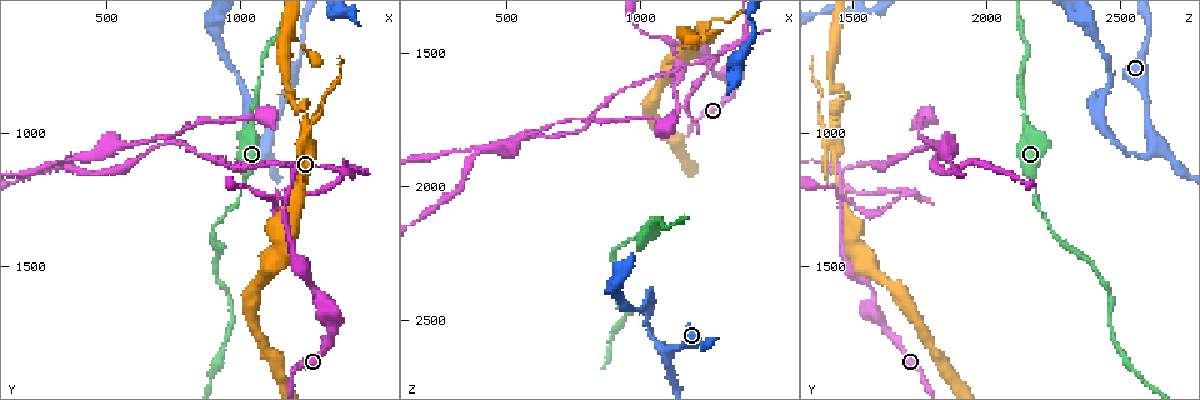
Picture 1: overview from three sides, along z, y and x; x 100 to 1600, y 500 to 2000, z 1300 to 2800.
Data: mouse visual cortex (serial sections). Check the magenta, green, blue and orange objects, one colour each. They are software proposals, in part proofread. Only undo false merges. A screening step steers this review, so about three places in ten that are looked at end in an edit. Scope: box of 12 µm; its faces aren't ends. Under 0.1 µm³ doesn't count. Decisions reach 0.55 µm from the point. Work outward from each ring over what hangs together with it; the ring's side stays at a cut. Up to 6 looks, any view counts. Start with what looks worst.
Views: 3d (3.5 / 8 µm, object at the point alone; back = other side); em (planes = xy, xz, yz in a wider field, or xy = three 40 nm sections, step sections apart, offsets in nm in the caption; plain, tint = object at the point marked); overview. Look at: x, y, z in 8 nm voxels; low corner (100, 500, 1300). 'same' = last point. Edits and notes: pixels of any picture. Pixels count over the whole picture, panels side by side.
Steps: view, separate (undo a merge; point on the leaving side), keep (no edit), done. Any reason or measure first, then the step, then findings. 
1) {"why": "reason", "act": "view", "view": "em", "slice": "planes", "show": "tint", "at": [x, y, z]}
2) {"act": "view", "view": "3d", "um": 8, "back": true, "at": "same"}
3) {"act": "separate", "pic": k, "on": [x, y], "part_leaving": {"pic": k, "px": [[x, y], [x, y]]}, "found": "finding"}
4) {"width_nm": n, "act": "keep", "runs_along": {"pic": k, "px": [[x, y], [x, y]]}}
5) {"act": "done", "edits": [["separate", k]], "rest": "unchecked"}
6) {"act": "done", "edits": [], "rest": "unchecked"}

{"why": "narrows sharply", "act": "view", "view": "3d", "um": 3.5, "at": [1150, 1240, 1460]}

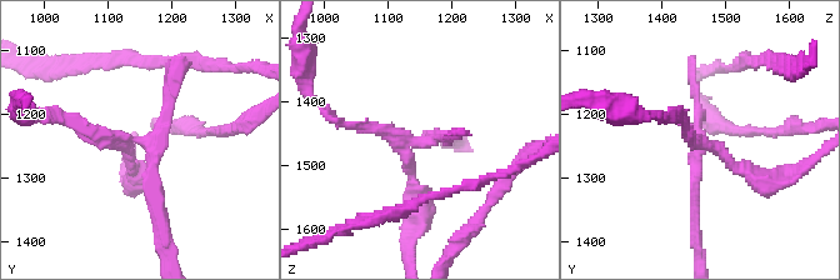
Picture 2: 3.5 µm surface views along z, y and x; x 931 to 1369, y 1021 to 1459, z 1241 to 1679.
{"why": "shape alone is not enough", "act": "view", "view": "em", "slice": "xy", "step": 5, "show": "tint", "at": [1155, 1235, 1465]}

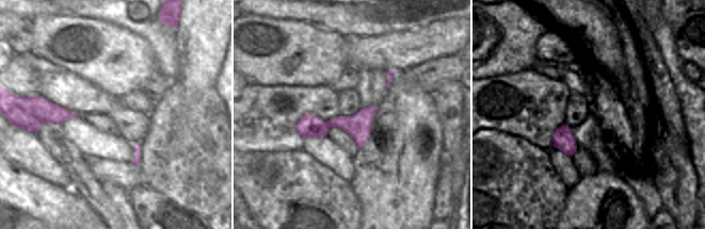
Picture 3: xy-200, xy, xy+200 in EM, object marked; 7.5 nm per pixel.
{"why": "another direction", "act": "view", "view": "em", "slice": "planes", "show": "tint", "at": "same"}

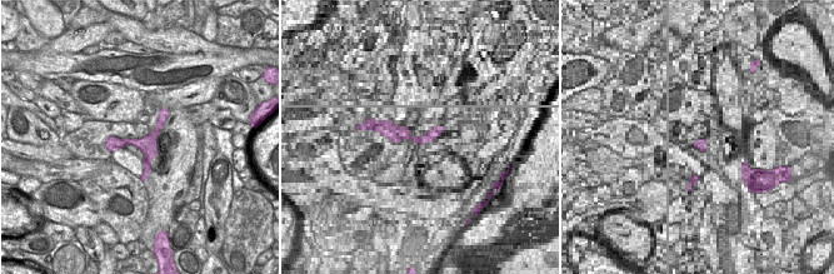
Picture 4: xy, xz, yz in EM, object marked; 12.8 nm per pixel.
{"act": "separate", "pic": 2, "on": [735, 165], "part_leaving": {"pic": 2, "px": [[701, 144], [755, 179], [788, 175]]}, "found": "a second cell is stuck on"}

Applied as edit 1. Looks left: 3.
{"why": "three arms meet", "act": "view", "view": "3d", "um": 8, "back": true, "at": [1100, 1050, 2640]}

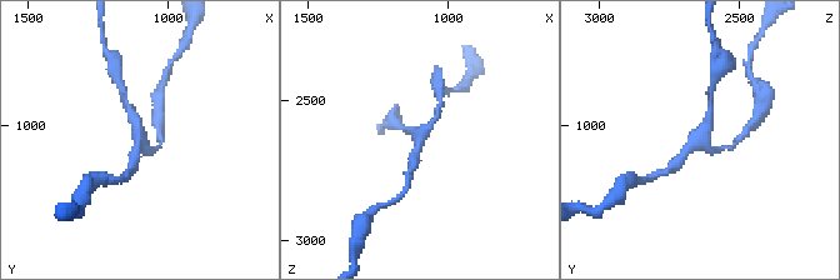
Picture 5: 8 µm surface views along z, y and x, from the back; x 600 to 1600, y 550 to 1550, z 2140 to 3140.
{"act": "view", "view": "3d", "um": 3.5, "at": [1110, 1040, 2630]}

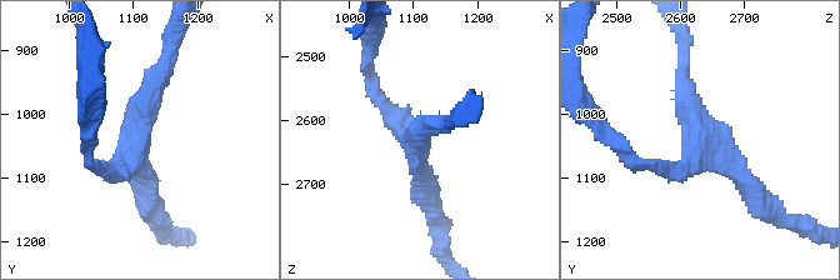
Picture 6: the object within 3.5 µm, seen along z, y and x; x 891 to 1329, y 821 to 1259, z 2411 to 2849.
{"act": "view", "view": "em", "slice": "xy", "step": 3, "show": "tint", "at": [1105, 1045, 2630]}

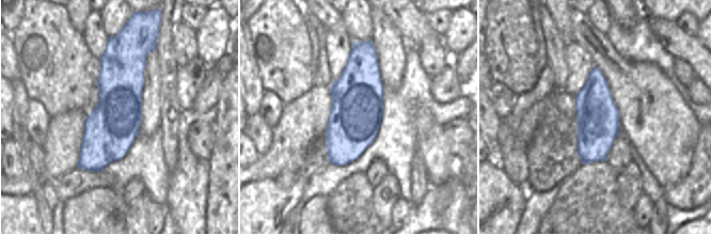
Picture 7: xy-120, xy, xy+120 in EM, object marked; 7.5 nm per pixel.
{"arm_widths_nm": [200, 250, 300], "act": "keep", "found": "all the same cell"}

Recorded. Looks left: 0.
{"act": "done", "edits": [["separate", 2]], "rest": "unchecked"}

